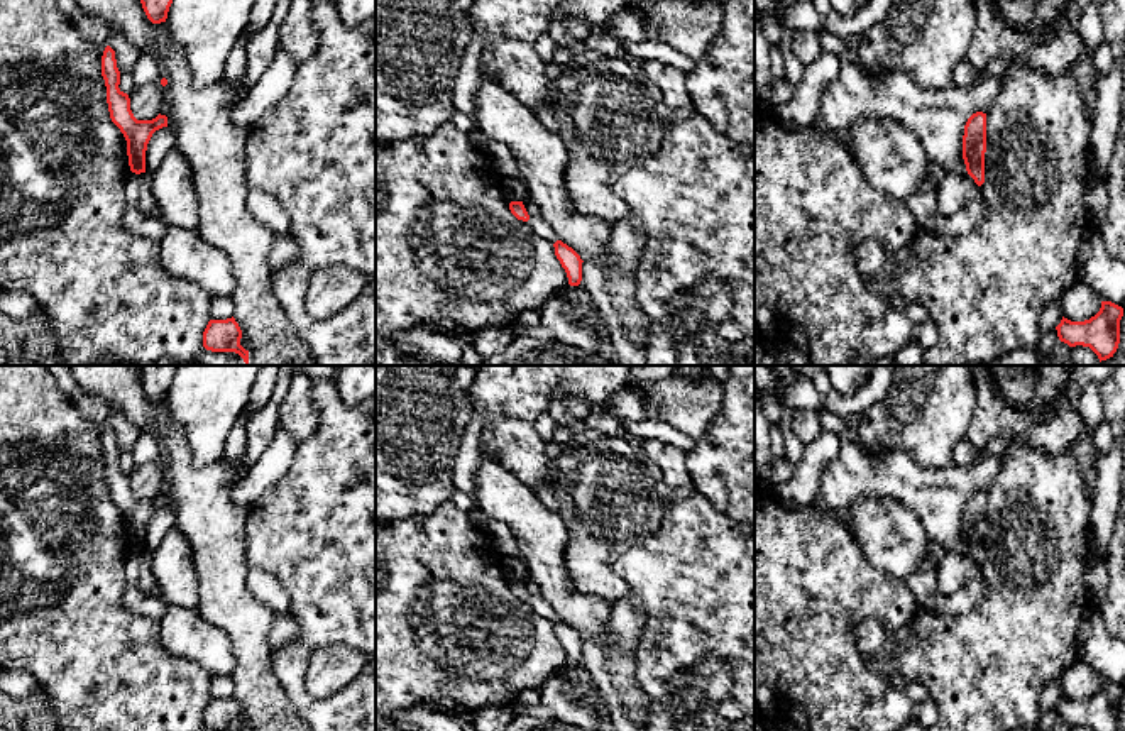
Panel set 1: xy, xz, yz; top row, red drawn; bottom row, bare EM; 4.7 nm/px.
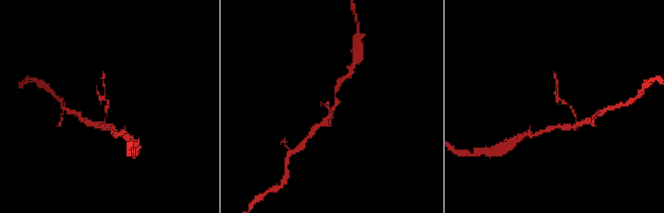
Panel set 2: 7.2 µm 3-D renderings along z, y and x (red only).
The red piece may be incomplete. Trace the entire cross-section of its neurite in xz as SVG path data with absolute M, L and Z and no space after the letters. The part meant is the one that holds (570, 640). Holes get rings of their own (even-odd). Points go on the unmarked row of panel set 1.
M557 619L553 626L555 626L557 638L560 640L562 646L567 651L568 663L579 665L582 660L582 641L584 640L572 626L563 623L562 619Z

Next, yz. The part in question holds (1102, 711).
M1101 680L1100 690L1084 701L1071 701L1062 695L1056 706L1061 721L1069 726L1083 724L1093 731L1117 731L1120 723L1120 699L1123 687Z

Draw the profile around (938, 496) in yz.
M842 442L839 455L822 469L817 501L822 509L844 511L861 497L893 497L919 516L936 547L942 552L961 552L966 550L964 504L973 492L990 491L1000 467L1000 457L986 455L971 465L922 469L902 450L870 452L859 443Z

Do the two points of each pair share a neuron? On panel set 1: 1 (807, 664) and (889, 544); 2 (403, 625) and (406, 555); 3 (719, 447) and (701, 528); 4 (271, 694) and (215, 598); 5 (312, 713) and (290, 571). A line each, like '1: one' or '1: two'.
1: two
2: one
3: two
4: one
5: one

